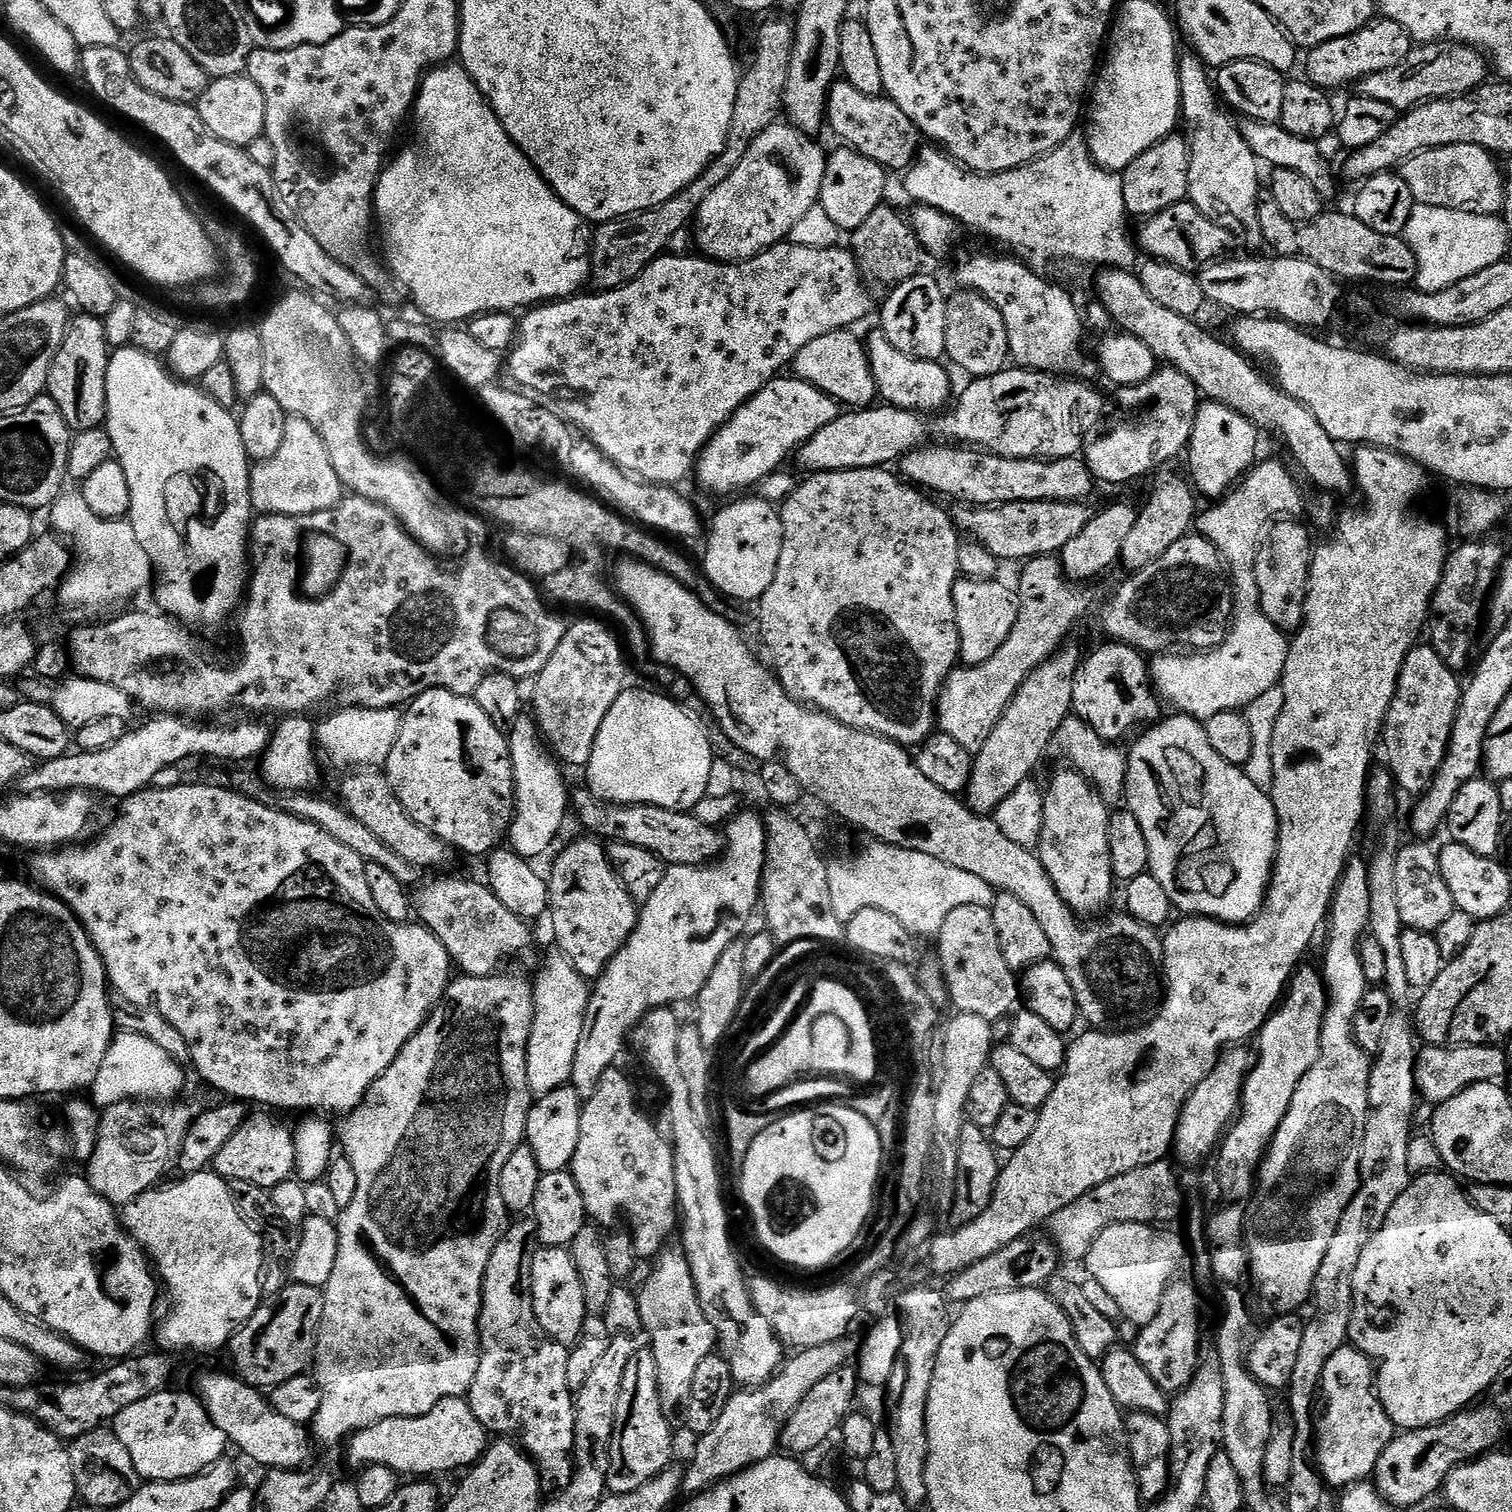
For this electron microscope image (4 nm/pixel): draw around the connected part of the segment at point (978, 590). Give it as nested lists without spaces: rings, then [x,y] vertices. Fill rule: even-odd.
[[[961,578],[956,581],[954,586],[954,610],[956,611],[958,634],[960,635],[960,660],[965,665],[975,666],[994,658],[994,654],[998,654],[1002,642],[1006,642],[1006,638],[1010,638],[1016,625],[1016,619],[1020,613],[1020,601],[1017,593],[1013,589],[1011,592],[1006,585],[999,584],[998,581],[999,579],[996,578],[990,580]]]

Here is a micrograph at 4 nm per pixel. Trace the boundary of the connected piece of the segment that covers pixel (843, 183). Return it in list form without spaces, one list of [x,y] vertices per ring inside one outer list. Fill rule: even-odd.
[[[840,146],[840,149],[829,155],[826,168],[826,178],[822,180],[820,191],[820,202],[818,207],[830,214],[834,224],[838,226],[841,233],[851,234],[874,214],[885,203],[884,191],[888,188],[889,173],[874,158],[868,158],[858,150],[847,146]]]

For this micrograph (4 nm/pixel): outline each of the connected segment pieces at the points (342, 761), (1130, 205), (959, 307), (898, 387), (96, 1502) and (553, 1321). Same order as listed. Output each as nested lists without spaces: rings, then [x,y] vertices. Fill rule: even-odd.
[[[344,706],[333,716],[325,718],[321,724],[315,725],[316,743],[319,751],[324,752],[340,768],[344,770],[380,770],[390,758],[390,750],[394,750],[394,742],[398,742],[398,734],[402,730],[404,712],[400,708],[358,708]]]
[[[1173,134],[1162,142],[1150,146],[1146,154],[1138,154],[1122,173],[1124,185],[1122,194],[1126,198],[1129,217],[1147,218],[1166,210],[1175,204],[1188,200],[1188,179],[1190,178],[1190,150],[1183,135]]]
[[[964,290],[959,294],[961,296],[951,297],[951,299],[948,300],[948,313],[946,314],[947,359],[952,359],[962,371],[969,372],[969,377],[972,378],[989,376],[995,372],[1003,372],[1009,363],[1010,353],[1008,350],[1006,322],[1002,318],[998,306],[994,306],[994,302],[990,302],[982,294],[971,290]]]
[[[883,330],[875,331],[866,336],[866,347],[879,399],[893,408],[905,408],[921,414],[939,413],[954,396],[952,380],[943,368],[943,363],[934,360],[915,360],[912,356],[902,354],[902,350],[898,350],[898,346],[894,346],[890,338],[886,338]]]
[[[110,1426],[96,1428],[89,1434],[79,1436],[71,1441],[68,1449],[76,1493],[82,1502],[84,1500],[94,1508],[111,1510],[114,1506],[124,1504],[137,1492],[142,1483],[127,1447]]]
[[[541,1247],[537,1251],[536,1257],[532,1260],[532,1297],[534,1298],[534,1310],[538,1314],[538,1322],[542,1330],[546,1330],[550,1338],[554,1338],[562,1345],[575,1344],[584,1325],[584,1319],[590,1313],[586,1306],[586,1294],[582,1294],[582,1278],[578,1278],[578,1266],[568,1248]]]

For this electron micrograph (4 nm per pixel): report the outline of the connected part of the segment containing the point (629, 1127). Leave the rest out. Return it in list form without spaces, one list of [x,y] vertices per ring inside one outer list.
[[[614,1066],[602,1074],[598,1090],[594,1090],[592,1097],[583,1101],[582,1107],[582,1134],[578,1134],[578,1150],[572,1159],[570,1171],[578,1182],[578,1188],[582,1190],[589,1217],[600,1226],[616,1224],[624,1219],[636,1241],[637,1257],[659,1257],[665,1247],[663,1244],[678,1232],[676,1153],[669,1137],[660,1136],[651,1118],[640,1109],[631,1082],[626,1073],[619,1072],[619,1067]]]

